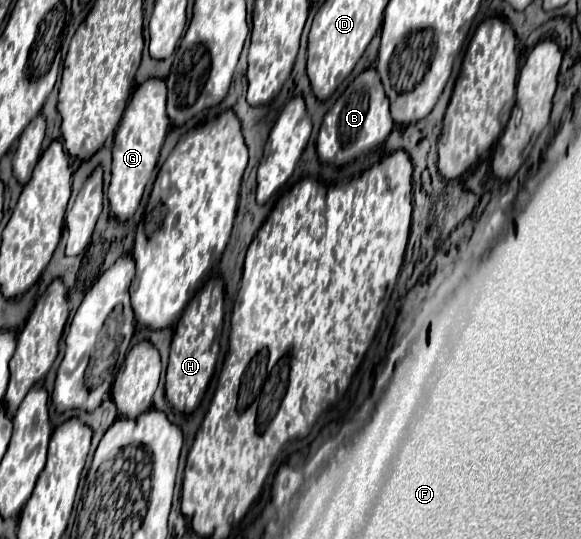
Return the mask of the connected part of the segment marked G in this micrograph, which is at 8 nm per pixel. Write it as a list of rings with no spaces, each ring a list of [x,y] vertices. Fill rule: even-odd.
[[[152,78],[146,80],[142,86],[136,88],[134,96],[128,102],[124,118],[114,134],[112,146],[112,180],[108,186],[108,200],[112,216],[124,224],[128,218],[134,216],[144,188],[156,168],[160,148],[164,144],[166,132],[170,128],[170,120],[166,114],[166,84],[164,80]]]

